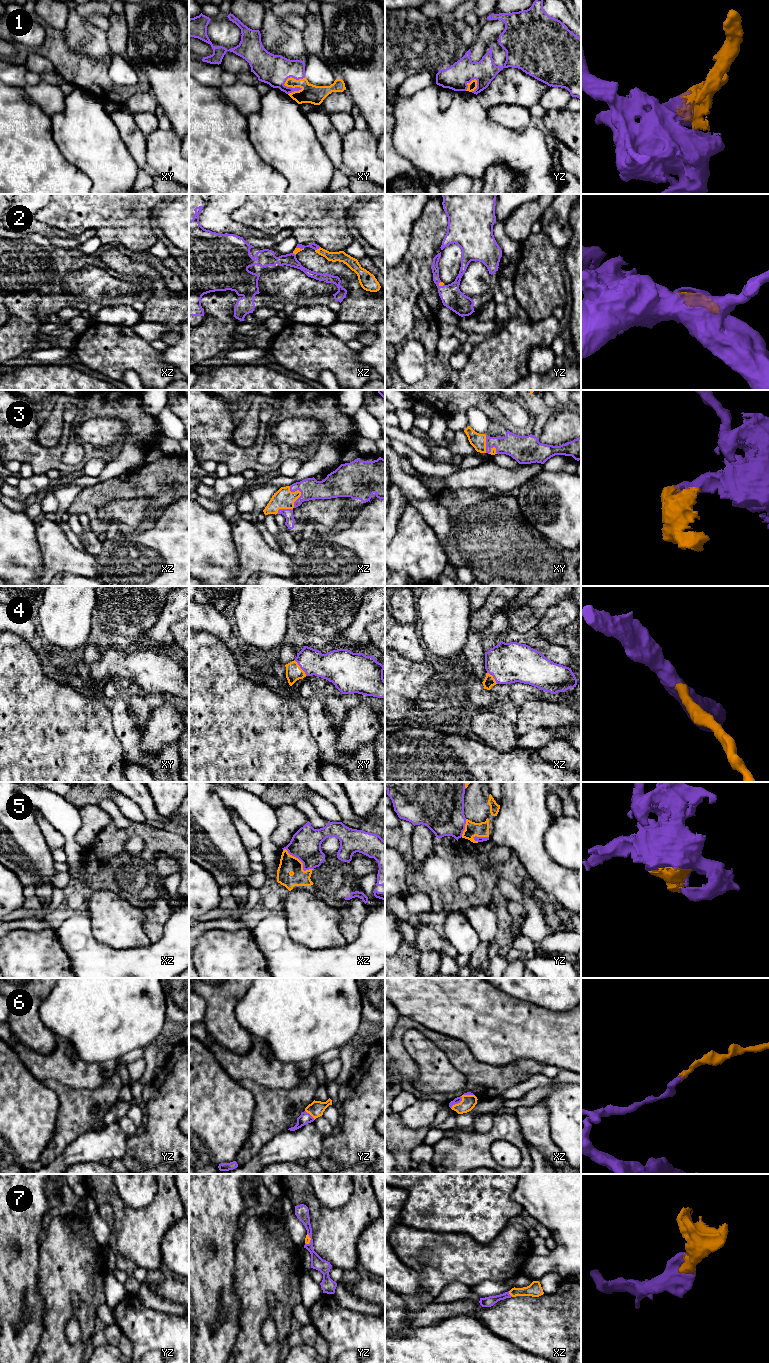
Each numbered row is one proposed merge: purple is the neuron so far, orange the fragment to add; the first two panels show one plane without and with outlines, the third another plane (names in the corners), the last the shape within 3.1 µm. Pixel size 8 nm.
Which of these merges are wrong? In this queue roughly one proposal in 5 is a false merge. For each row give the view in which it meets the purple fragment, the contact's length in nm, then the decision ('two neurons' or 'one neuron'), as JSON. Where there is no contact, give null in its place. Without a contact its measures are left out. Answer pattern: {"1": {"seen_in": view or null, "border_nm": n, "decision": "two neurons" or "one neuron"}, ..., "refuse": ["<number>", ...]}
{"1": {"seen_in": "xy", "border_nm": 200, "decision": "one neuron"}, "2": {"seen_in": "xz", "border_nm": 50, "decision": "one neuron"}, "3": {"seen_in": "xz", "border_nm": 260, "decision": "one neuron"}, "4": {"seen_in": "xy", "border_nm": 160, "decision": "one neuron"}, "5": {"seen_in": "xz", "border_nm": 280, "decision": "one neuron"}, "6": {"seen_in": "xz", "border_nm": 130, "decision": "one neuron"}, "7": {"seen_in": "xz", "border_nm": 60, "decision": "one neuron"}, "refuse": []}

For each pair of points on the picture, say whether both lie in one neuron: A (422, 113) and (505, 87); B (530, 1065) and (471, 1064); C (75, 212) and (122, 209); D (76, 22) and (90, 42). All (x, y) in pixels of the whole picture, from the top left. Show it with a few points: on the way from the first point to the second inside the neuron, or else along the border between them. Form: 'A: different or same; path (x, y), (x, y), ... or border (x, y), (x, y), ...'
A: different; border (476, 95), (479, 103), (486, 110)
B: same; path (515, 1067), (508, 1073), (486, 1073)
C: same; path (87, 209), (110, 209)
D: same; path (77, 27), (85, 37)

